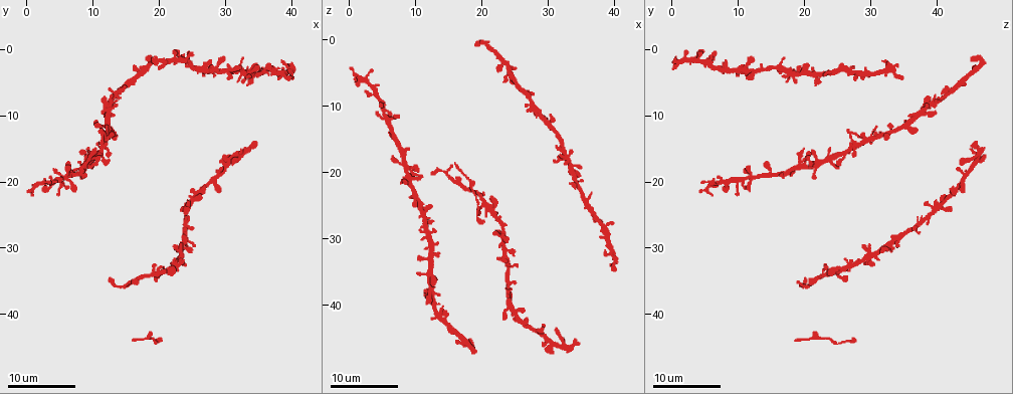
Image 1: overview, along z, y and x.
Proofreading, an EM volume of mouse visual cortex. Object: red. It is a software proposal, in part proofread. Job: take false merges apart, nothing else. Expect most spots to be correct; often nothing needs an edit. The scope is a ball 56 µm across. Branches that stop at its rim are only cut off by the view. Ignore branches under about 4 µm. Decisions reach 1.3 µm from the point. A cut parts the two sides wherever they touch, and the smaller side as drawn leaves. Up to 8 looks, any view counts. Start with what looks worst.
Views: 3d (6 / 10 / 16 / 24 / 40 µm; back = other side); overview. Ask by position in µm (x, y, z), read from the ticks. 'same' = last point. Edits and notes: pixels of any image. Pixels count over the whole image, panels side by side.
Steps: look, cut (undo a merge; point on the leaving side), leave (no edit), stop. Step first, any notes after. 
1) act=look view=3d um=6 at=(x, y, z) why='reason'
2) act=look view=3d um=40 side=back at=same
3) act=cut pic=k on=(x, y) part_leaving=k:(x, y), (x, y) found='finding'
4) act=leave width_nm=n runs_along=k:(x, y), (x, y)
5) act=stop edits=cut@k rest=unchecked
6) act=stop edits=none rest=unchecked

act=look view=3d um=16 at=(16.5, 35.0, 21.0)

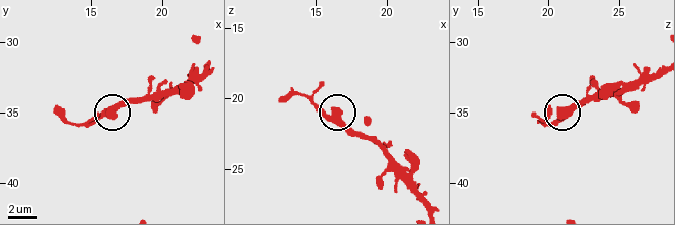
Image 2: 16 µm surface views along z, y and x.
act=look view=3d um=6 at=(16.6, 35.2, 20.8)

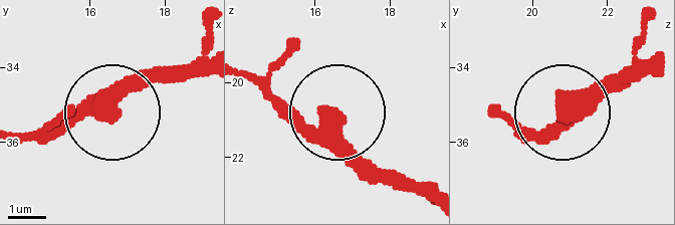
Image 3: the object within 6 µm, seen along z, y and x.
act=leave side_arm_um=5 found='all the same cell'

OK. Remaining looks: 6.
act=look view=3d um=24 at=(13.0, 13.0, 32.0)

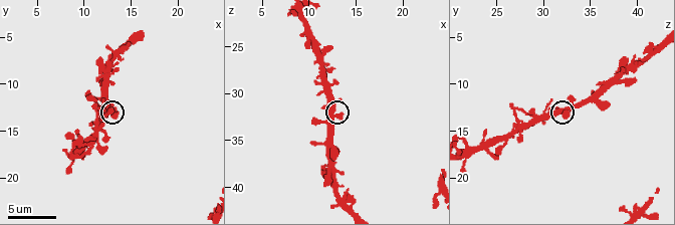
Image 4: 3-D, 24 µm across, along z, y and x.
act=look view=3d um=6 at=(12.8, 12.8, 32.6)

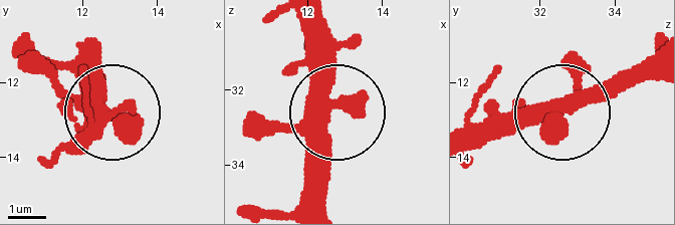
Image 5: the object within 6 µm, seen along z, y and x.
act=leave side_arm_um=22 runs_along=5:(303, 22), (325, 99), (322, 176), (303, 205) found='one cell here'

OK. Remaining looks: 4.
act=look view=3d um=24 at=(9.5, 16.5, 20.0) why='thin neck'

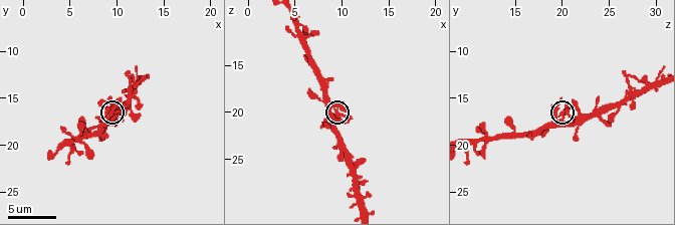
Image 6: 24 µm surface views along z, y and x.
act=look view=3d um=10 at=(9.4, 16.6, 19.6)

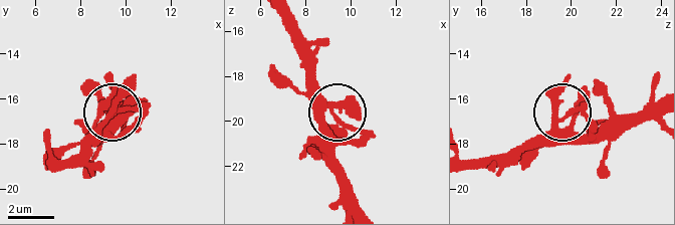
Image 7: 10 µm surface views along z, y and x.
act=leave found='one cell here'

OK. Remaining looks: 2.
act=look view=3d um=24 at=(23.5, 24.0, 39.5) why='four or more arms meet'

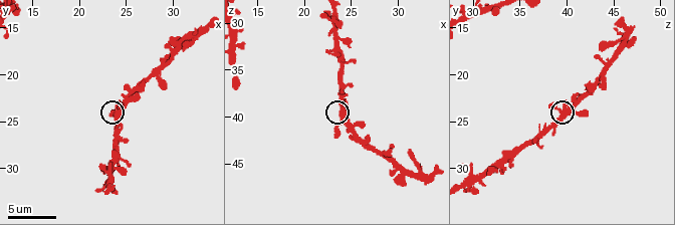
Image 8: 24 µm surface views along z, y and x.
act=look view=3d um=6 at=(24.0, 24.2, 39.8) why='zoom in'

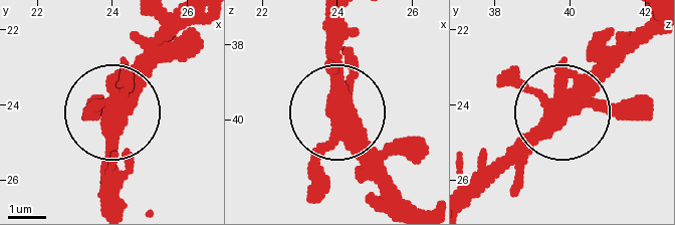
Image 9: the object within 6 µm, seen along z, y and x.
act=leave width_nm=360 found='continuous, no second cell'

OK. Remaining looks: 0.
act=stop edits=none rest=unchecked

